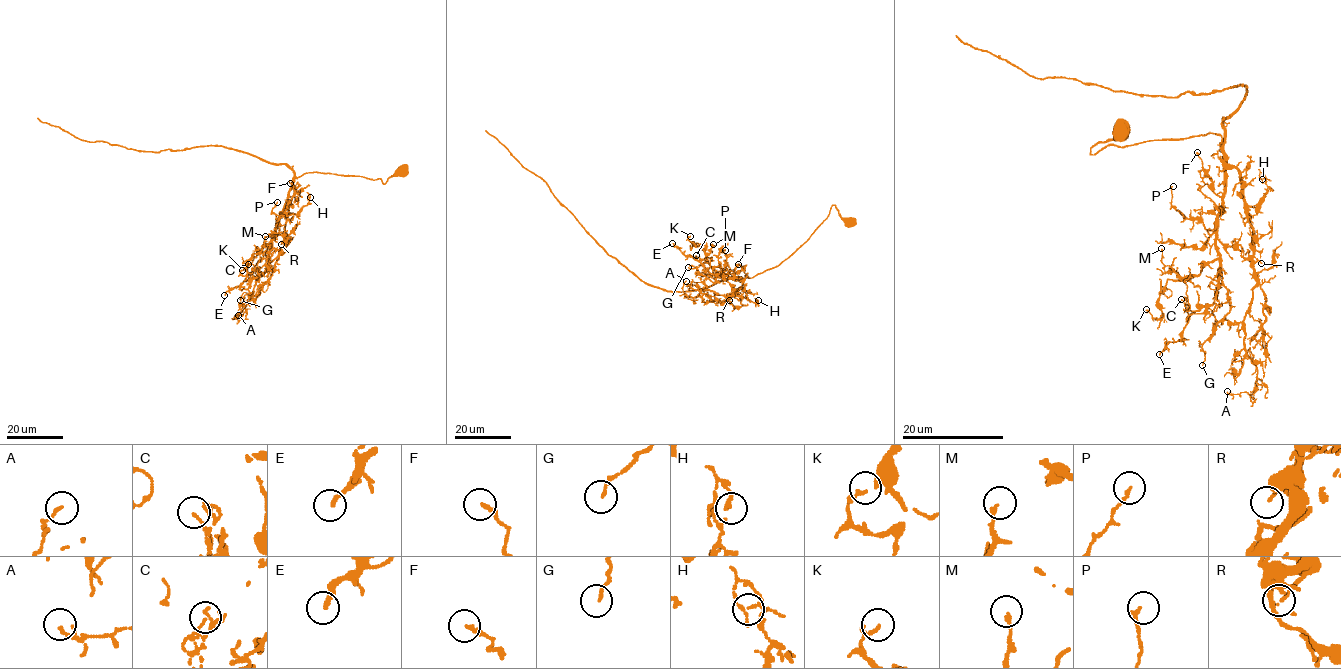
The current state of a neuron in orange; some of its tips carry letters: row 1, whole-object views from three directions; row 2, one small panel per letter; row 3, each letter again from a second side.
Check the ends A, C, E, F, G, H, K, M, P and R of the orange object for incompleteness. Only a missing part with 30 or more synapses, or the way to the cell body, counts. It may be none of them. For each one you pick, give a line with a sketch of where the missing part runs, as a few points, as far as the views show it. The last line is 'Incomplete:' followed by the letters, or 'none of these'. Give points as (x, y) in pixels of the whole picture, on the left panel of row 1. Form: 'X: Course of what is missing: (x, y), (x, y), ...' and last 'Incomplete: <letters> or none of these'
Incomplete: none of these

